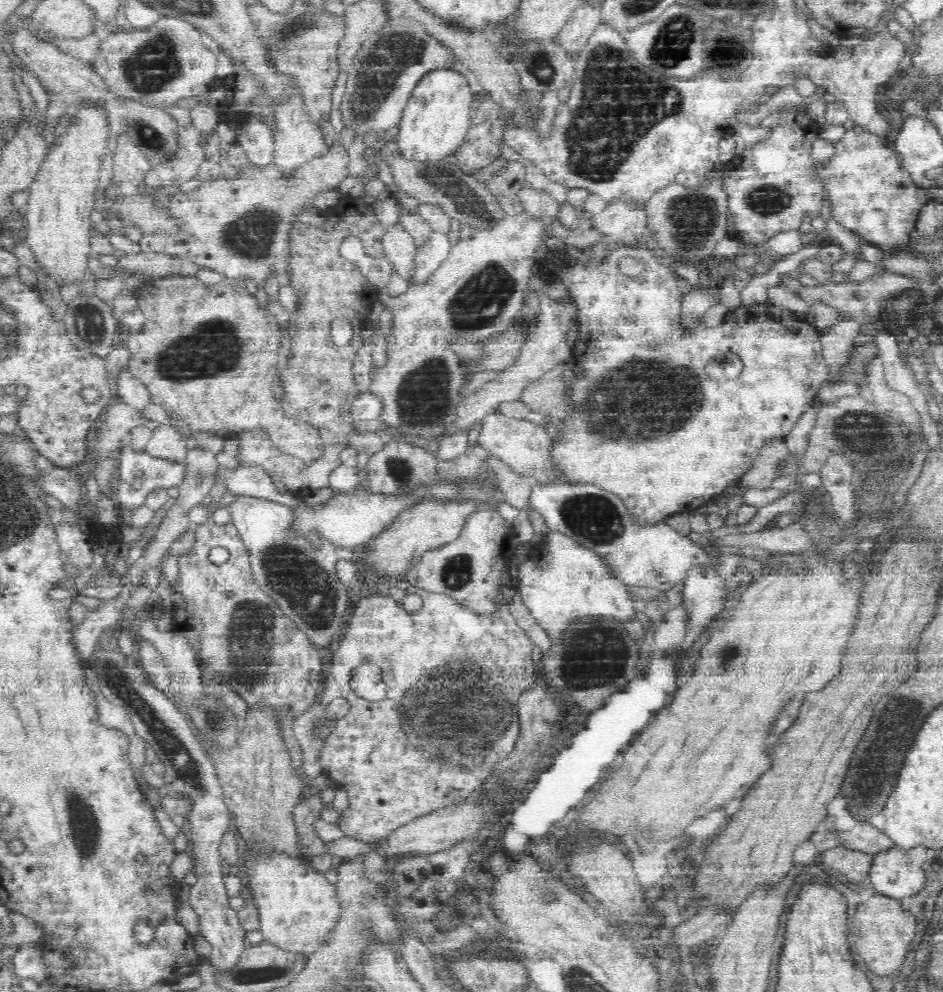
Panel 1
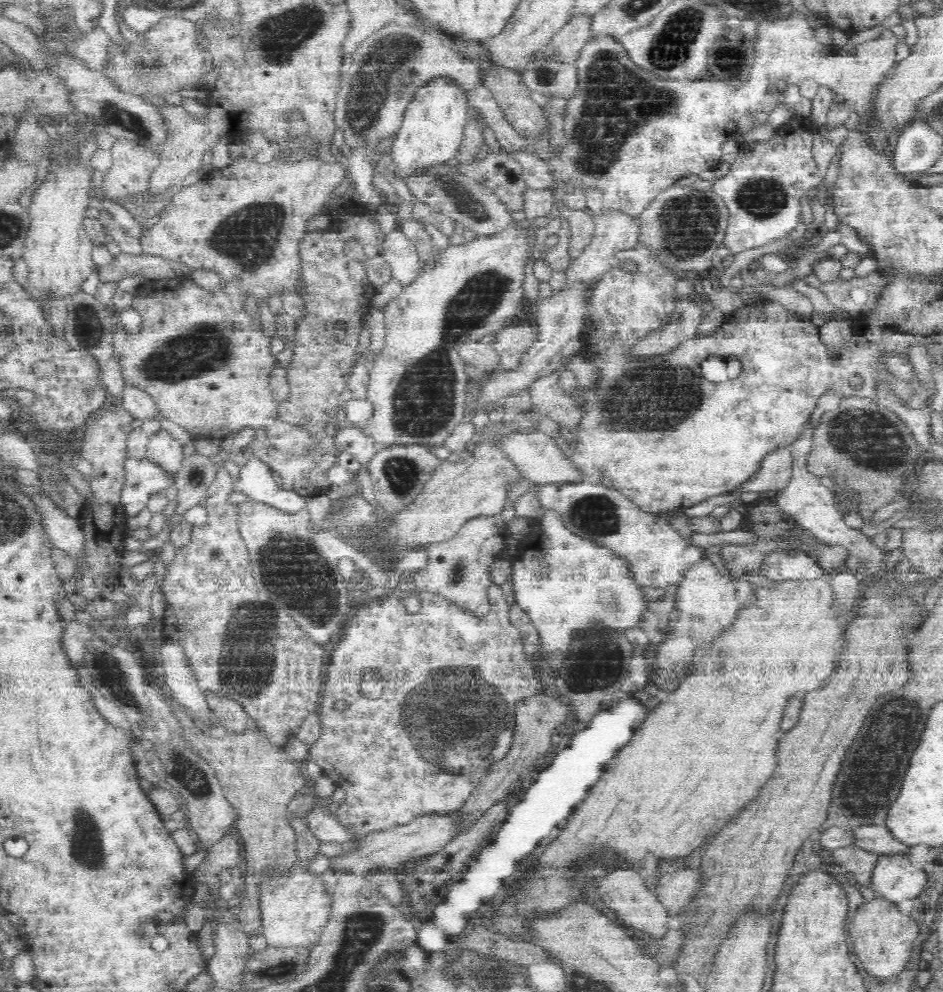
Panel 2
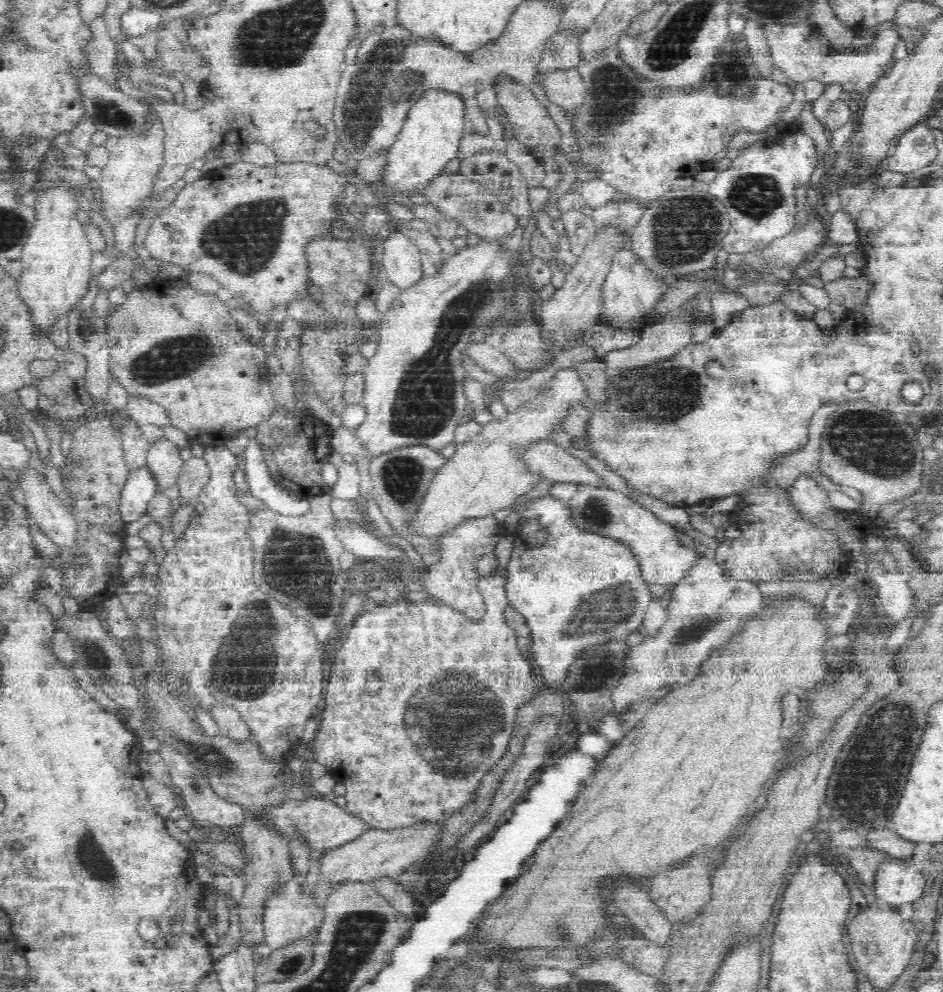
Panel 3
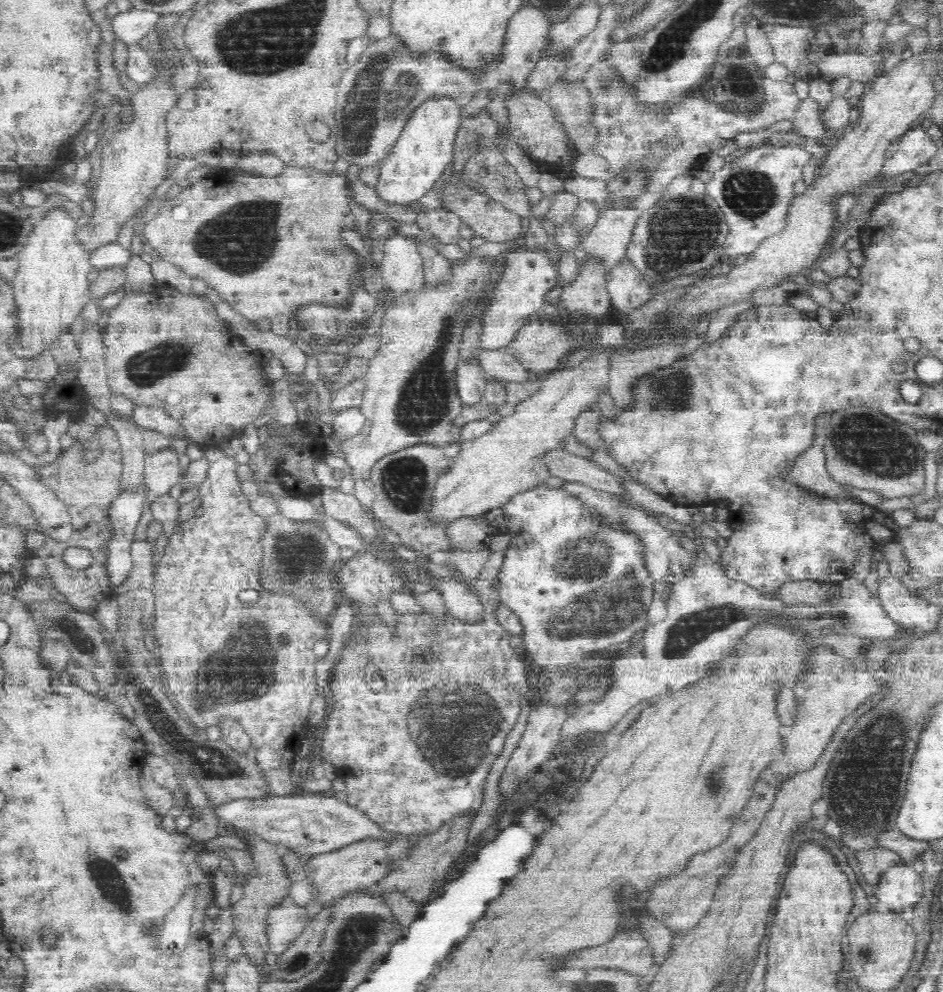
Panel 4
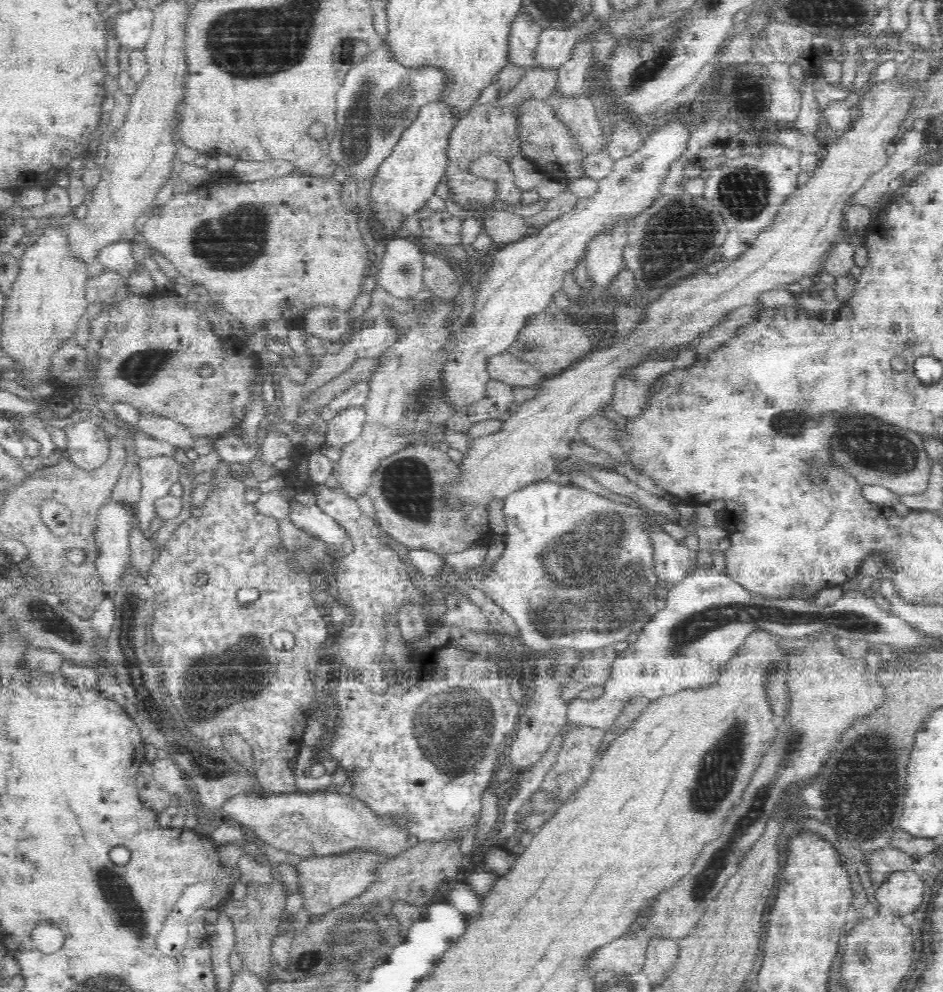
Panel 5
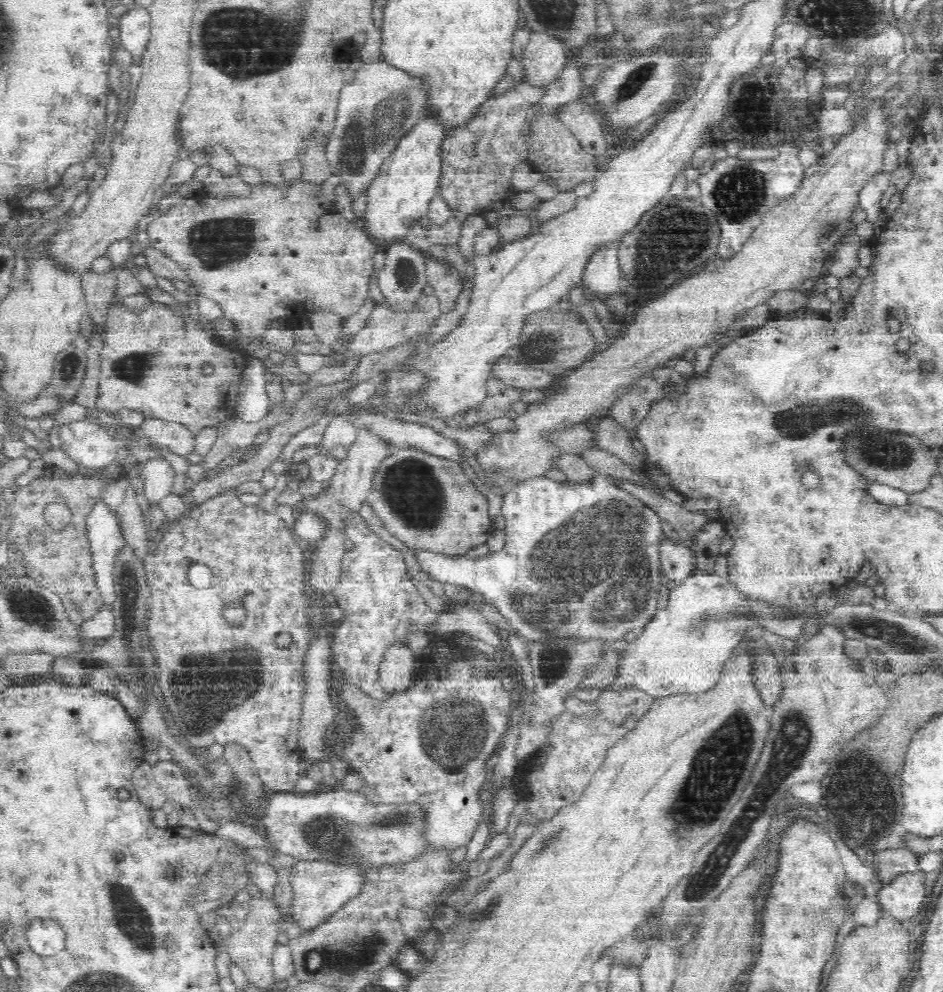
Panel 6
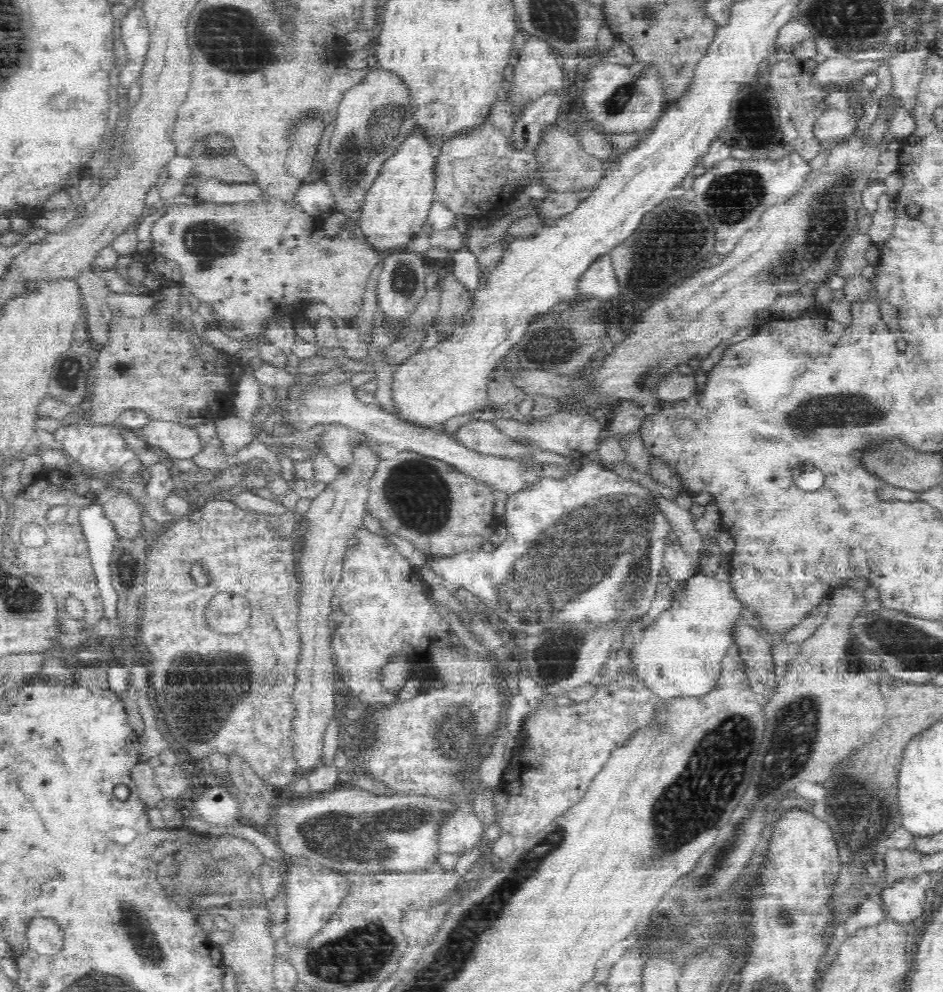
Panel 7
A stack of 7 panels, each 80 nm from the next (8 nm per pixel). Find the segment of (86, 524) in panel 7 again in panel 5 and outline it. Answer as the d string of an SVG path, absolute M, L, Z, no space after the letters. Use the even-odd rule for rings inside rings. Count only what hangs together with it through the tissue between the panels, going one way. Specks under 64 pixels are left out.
M108 502L97 509L93 529L93 542L97 553L95 567L99 575L100 590L105 598L112 599L117 592L117 581L121 578L124 564L130 556L129 535L134 522L133 514L115 502Z

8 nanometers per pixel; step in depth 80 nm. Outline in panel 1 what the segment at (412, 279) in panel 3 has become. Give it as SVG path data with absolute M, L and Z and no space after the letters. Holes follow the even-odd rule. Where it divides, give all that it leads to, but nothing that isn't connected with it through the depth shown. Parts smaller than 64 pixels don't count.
M394 225L390 227L382 237L382 248L383 248L383 256L393 265L393 270L396 271L396 274L400 276L400 278L404 278L409 282L410 279L413 278L413 274L416 270L416 255L417 248L412 240L412 237L408 235L406 229L402 227L402 225Z

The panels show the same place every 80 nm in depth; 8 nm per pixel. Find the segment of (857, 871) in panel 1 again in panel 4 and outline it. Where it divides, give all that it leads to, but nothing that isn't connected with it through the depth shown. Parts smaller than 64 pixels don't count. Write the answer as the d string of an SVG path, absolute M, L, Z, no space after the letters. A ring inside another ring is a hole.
M884 847L856 851L855 856L859 860L859 866L866 882L875 886L887 870L907 863L901 854Z

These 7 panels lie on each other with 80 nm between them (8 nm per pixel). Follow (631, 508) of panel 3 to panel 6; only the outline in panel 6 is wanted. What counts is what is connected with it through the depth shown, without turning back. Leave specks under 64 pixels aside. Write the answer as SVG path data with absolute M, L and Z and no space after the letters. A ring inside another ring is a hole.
M665 538L661 545L661 575L679 583L689 578L695 570L694 552L682 542Z

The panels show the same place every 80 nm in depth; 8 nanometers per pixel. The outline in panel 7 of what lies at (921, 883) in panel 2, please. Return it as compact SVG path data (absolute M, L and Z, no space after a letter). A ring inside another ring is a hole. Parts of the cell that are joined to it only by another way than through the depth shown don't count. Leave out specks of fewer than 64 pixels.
M902 879L893 885L880 887L884 910L894 922L908 926L922 920L926 910L926 892L916 879Z

